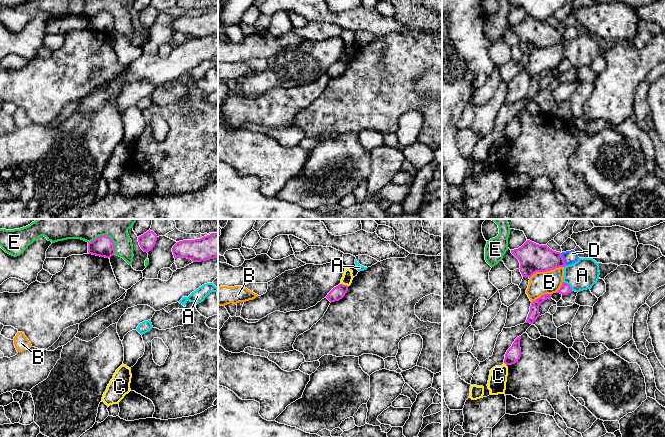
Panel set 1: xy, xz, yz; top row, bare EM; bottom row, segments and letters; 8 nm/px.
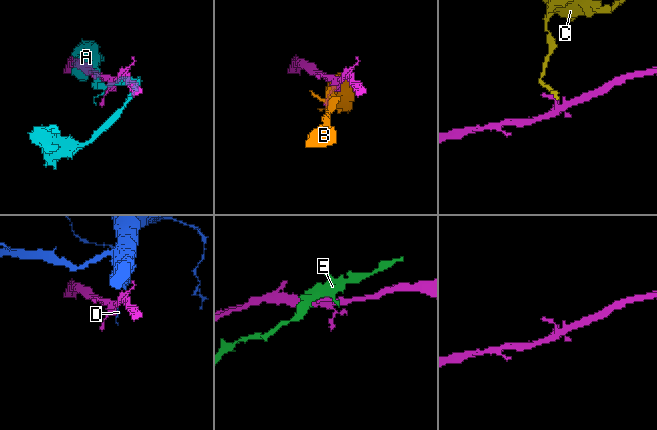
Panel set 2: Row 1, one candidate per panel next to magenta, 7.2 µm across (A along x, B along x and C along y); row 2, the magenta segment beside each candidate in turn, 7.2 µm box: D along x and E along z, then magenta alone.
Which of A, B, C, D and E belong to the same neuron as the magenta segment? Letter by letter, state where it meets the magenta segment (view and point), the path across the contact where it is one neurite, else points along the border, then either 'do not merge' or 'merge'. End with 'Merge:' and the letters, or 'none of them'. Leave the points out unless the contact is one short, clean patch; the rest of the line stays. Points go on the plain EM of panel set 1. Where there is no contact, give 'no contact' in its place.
A: meets magenta in yz at (569, 61); do not merge
B: meets magenta in yz at (546, 46); do not merge
C: meets magenta in xz at (344, 61); border along xz (340, 59), (348, 62); do not merge
D: meets magenta in yz at (563, 35); do not merge
E: meets magenta in xy at (107, 12); do not merge
Merge: none of them

